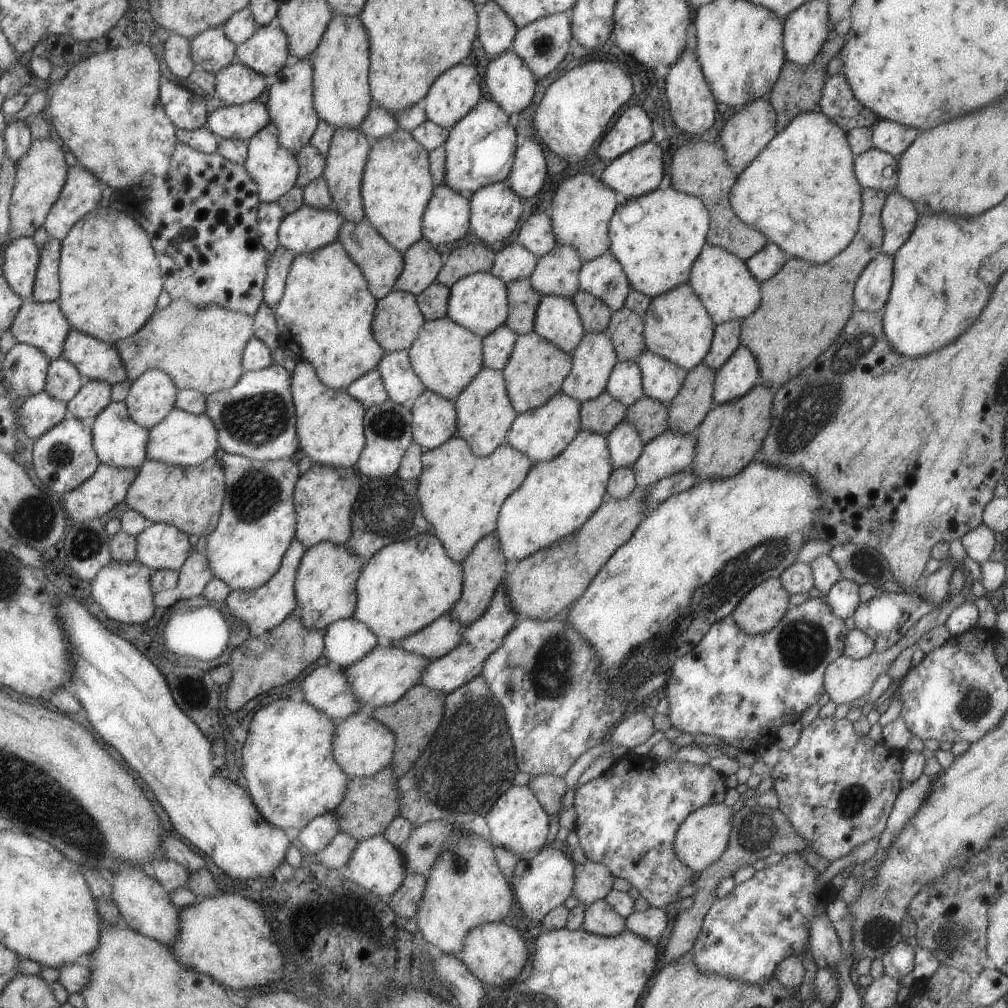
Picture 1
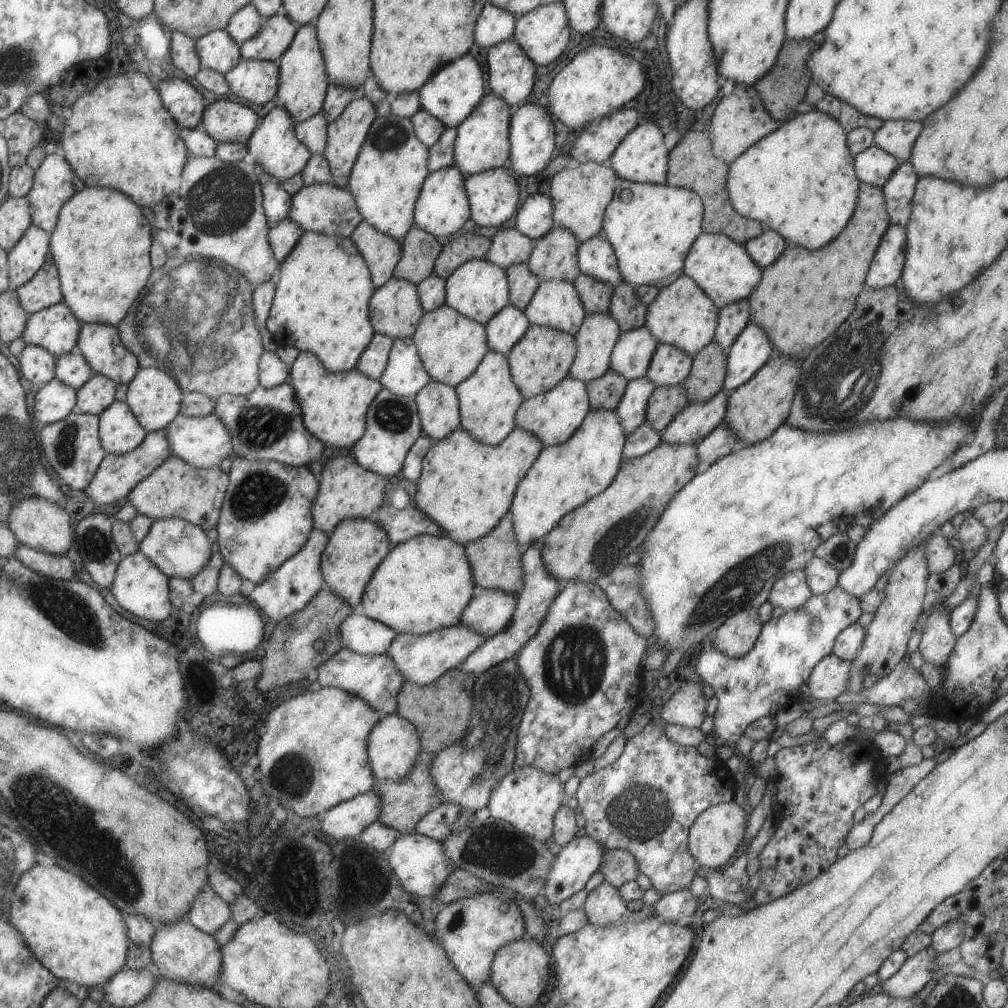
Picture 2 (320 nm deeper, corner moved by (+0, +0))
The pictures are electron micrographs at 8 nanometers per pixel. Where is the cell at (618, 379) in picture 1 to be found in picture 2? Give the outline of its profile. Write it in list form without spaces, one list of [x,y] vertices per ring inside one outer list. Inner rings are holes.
[[[643,324],[630,331],[620,331],[610,356],[610,368],[626,381],[645,377],[651,355],[658,342]]]

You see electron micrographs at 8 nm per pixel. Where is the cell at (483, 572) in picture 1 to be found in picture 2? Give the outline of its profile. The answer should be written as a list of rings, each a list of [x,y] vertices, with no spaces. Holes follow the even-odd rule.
[[[507,511],[485,536],[464,544],[464,551],[468,558],[473,582],[482,589],[499,589],[508,593],[518,593],[522,586],[522,570],[520,558],[522,547],[515,540],[512,516]]]

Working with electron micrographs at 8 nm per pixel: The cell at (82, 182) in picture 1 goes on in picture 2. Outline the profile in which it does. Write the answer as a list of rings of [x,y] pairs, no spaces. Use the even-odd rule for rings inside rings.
[[[60,152],[44,156],[41,164],[34,170],[31,188],[26,192],[26,199],[31,208],[31,222],[47,234],[54,229],[61,205],[74,193],[73,176],[76,174]]]

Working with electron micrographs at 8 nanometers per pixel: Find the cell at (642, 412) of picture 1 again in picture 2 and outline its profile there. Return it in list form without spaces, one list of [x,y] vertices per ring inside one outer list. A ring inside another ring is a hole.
[[[682,384],[672,387],[655,387],[646,406],[645,422],[661,434],[673,417],[688,404],[688,398]]]

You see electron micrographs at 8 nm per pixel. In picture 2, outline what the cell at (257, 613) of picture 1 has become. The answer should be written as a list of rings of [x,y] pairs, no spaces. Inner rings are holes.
[[[311,529],[305,544],[293,556],[284,560],[262,583],[256,584],[246,600],[277,621],[301,610],[316,592],[326,588],[320,571],[320,558],[328,536],[322,530]]]

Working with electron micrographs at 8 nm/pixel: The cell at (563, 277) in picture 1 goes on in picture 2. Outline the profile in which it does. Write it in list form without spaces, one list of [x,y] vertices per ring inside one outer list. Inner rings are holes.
[[[554,226],[533,243],[534,247],[526,264],[540,281],[575,280],[580,273],[576,258],[579,242],[571,231]]]

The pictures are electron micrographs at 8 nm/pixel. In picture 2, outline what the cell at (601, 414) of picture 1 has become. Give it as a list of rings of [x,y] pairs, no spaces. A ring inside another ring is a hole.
[[[611,368],[599,378],[586,383],[588,403],[591,409],[616,410],[626,389],[626,380]]]

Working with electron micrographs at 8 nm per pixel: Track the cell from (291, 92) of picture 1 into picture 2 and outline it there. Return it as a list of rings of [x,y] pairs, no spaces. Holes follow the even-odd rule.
[[[313,23],[300,25],[287,50],[277,59],[276,63],[279,86],[275,101],[291,115],[293,122],[306,121],[321,111],[329,82]]]

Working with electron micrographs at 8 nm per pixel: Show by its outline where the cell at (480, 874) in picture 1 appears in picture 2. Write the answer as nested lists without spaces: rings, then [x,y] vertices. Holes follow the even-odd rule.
[[[479,893],[446,904],[434,918],[434,938],[443,947],[455,970],[476,990],[483,983],[490,982],[490,968],[497,949],[514,940],[525,937],[524,920],[515,901],[499,893]]]

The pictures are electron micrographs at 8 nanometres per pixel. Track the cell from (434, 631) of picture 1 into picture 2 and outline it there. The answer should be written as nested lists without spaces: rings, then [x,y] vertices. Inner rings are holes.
[[[475,586],[472,599],[462,610],[460,623],[480,632],[485,638],[503,631],[511,622],[517,593]]]

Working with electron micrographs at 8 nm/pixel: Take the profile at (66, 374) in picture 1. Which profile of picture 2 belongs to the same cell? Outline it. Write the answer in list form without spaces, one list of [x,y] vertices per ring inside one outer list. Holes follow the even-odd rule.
[[[77,350],[56,357],[54,377],[77,390],[93,374],[91,367]]]

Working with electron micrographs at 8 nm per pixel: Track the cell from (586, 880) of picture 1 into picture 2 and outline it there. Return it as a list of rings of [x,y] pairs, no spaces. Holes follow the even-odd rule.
[[[623,849],[605,850],[599,871],[605,882],[617,888],[626,882],[634,881],[640,873],[636,858]]]

